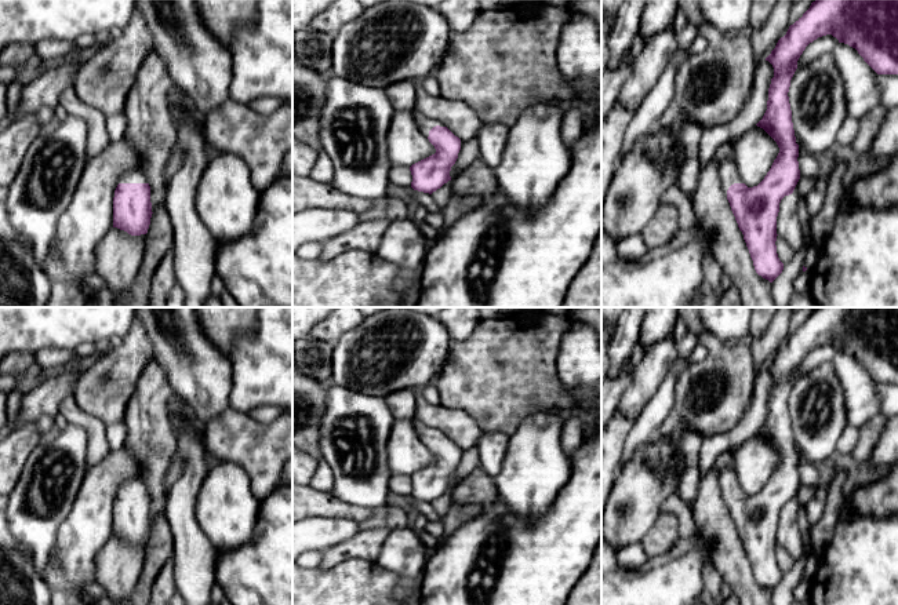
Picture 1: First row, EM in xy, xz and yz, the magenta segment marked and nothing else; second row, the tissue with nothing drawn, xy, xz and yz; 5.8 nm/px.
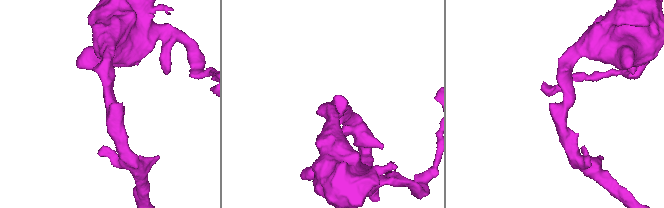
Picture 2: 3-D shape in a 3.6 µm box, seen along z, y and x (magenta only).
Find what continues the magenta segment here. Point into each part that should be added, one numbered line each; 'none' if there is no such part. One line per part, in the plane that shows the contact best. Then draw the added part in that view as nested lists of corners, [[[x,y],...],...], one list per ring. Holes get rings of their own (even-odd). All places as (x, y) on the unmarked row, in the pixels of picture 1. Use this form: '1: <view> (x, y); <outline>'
1: xy (133, 485); [[[130,480],[119,486],[119,492],[148,492],[148,488],[141,480]]]

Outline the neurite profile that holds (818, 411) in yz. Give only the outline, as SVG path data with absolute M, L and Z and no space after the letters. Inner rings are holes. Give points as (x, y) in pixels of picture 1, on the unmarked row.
M825 361L807 375L797 375L788 405L801 460L836 460L837 441L848 423L844 390L833 364Z

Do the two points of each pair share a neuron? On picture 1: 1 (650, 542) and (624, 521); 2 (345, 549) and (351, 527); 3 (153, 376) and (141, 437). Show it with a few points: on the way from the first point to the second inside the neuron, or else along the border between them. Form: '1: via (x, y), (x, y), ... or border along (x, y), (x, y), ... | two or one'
1: border along (662, 511), (655, 524), (639, 542) | two
2: border along (360, 529), (353, 536), (322, 551) | two
3: via (152, 392), (148, 405), (148, 422) | one

